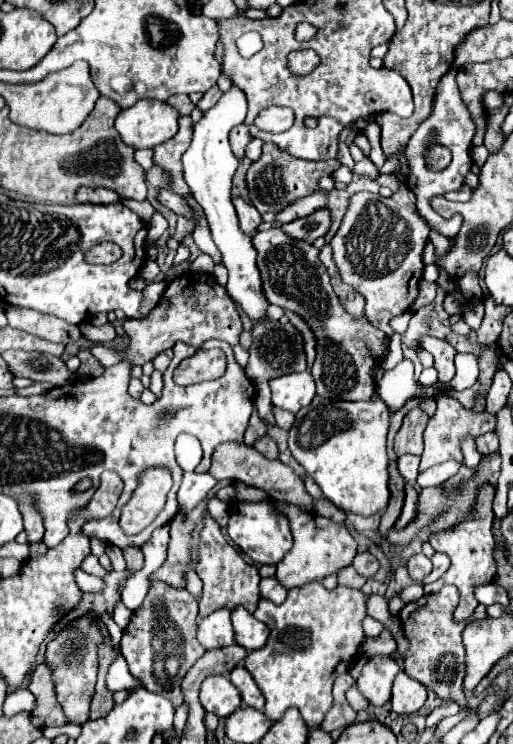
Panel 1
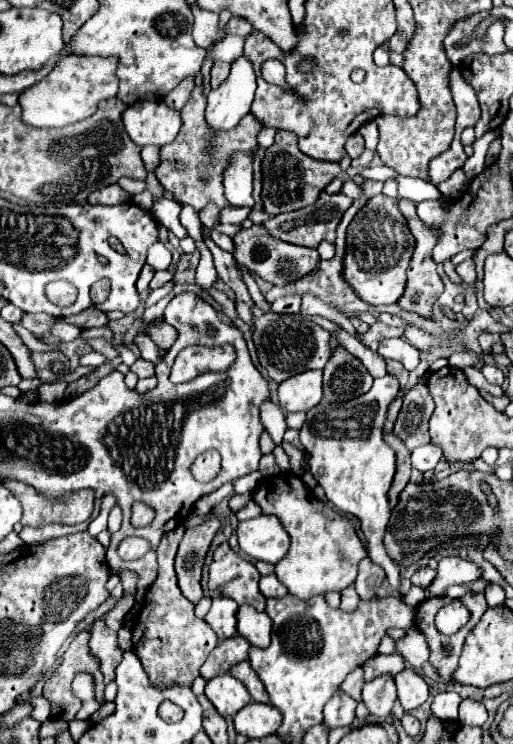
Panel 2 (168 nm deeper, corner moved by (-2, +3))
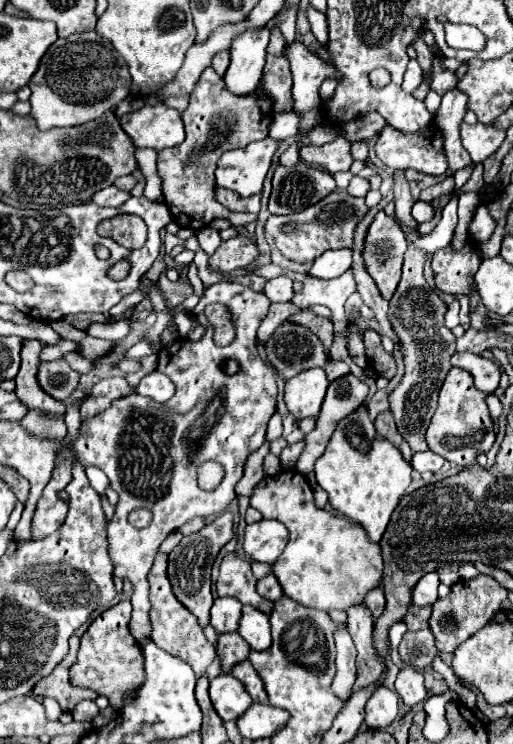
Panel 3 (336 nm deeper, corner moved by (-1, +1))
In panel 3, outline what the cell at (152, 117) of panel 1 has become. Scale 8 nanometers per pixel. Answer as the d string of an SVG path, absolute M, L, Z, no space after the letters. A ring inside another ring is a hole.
M146 104L136 112L120 118L122 130L132 138L136 148L164 150L174 148L184 140L184 126L180 112L166 104Z

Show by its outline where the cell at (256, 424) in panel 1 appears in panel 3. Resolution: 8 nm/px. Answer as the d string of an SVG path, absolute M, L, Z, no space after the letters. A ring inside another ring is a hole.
M266 442L260 450L256 450L256 452L252 452L252 454L248 456L248 460L246 460L246 464L244 464L244 476L242 476L242 480L236 484L236 494L238 494L238 496L250 496L252 490L256 488L256 484L264 478L262 460L264 460L266 454L268 454L268 442Z

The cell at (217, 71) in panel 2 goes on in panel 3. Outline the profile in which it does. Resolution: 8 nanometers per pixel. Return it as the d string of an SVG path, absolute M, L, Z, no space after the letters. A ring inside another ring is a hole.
M222 50L222 52L214 54L214 58L212 58L212 68L216 68L216 72L224 74L226 68L228 68L228 64L230 64L230 52L228 52L228 50Z

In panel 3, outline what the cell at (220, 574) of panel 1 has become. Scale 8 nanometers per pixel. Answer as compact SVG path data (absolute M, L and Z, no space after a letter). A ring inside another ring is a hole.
M236 554L224 556L216 590L218 596L234 596L242 604L250 604L266 614L270 614L274 608L274 602L256 592L256 576L250 570L250 562L240 560Z

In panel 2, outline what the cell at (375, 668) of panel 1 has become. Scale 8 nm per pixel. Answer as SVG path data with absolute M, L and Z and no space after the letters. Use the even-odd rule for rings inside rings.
M381 674L375 680L367 682L363 686L363 702L369 708L371 714L385 718L389 716L395 700L397 700L397 692L395 692L395 680L389 674Z

